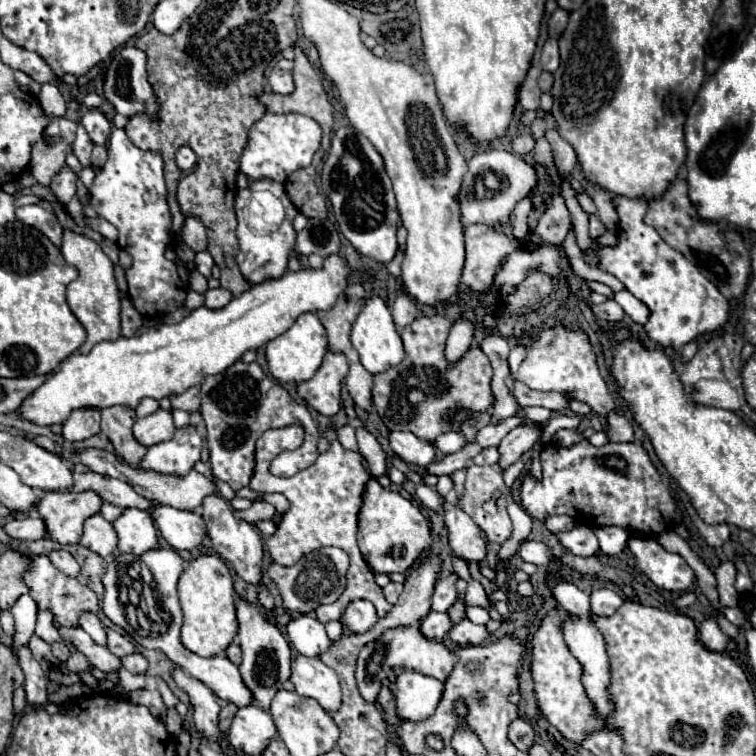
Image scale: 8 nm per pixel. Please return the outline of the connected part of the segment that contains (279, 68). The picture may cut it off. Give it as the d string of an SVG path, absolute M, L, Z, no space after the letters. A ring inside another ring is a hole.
M279 60L275 64L275 68L271 70L271 76L269 76L269 84L271 84L271 90L277 92L277 94L291 94L295 90L293 86L293 62L289 60Z

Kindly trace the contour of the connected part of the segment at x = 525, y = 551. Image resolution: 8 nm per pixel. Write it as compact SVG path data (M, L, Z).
M525 540L519 548L519 556L525 560L525 562L533 562L537 564L539 568L541 566L547 566L553 558L553 554L549 552L549 546L543 544L543 542L531 542L531 540Z

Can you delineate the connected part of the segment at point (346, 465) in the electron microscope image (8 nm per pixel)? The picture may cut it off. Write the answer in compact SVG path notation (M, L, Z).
M323 428L323 436L329 440L327 452L319 454L319 458L307 470L291 478L279 478L279 482L291 482L291 490L275 490L275 492L281 492L289 500L291 506L277 522L275 534L267 538L269 554L277 564L293 566L295 562L299 562L299 558L303 558L315 548L339 546L351 558L351 568L347 572L347 588L337 602L315 610L319 622L327 624L329 620L339 620L347 604L359 598L373 602L379 618L385 618L393 606L385 600L383 590L375 584L375 574L367 566L357 546L357 514L363 504L363 492L365 492L365 485L370 475L361 463L363 456L359 452L345 450L339 444L337 432L333 428Z

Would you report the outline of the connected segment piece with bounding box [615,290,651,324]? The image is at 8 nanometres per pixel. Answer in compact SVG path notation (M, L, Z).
M623 290L623 292L617 292L615 294L615 302L617 304L621 304L621 308L625 310L625 314L627 316L631 316L637 324L645 324L647 322L647 318L649 318L649 308L643 304L643 302L639 302L631 292L627 292L627 290Z

